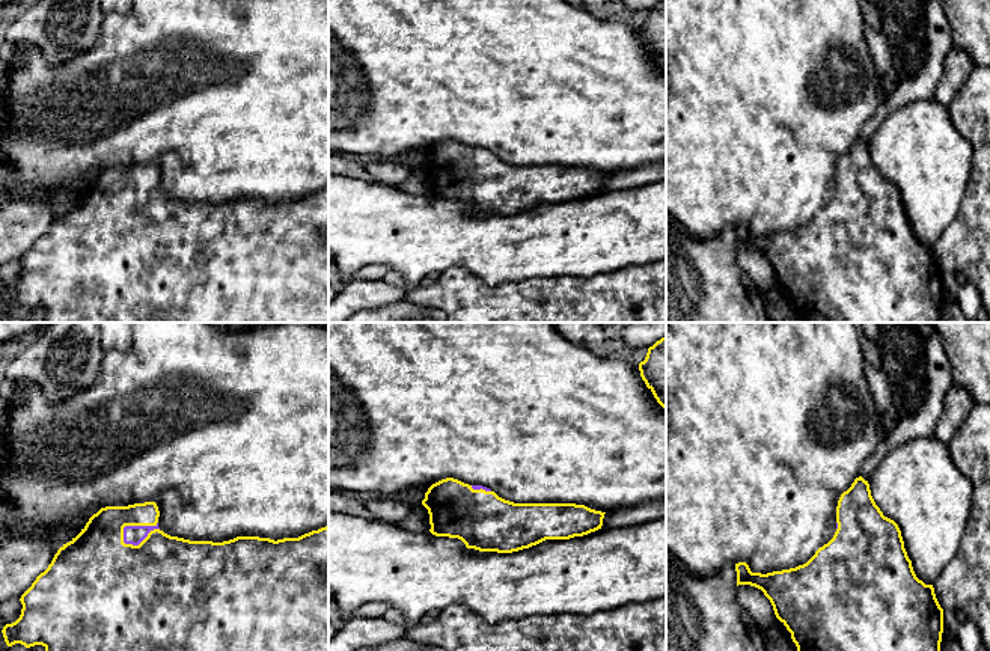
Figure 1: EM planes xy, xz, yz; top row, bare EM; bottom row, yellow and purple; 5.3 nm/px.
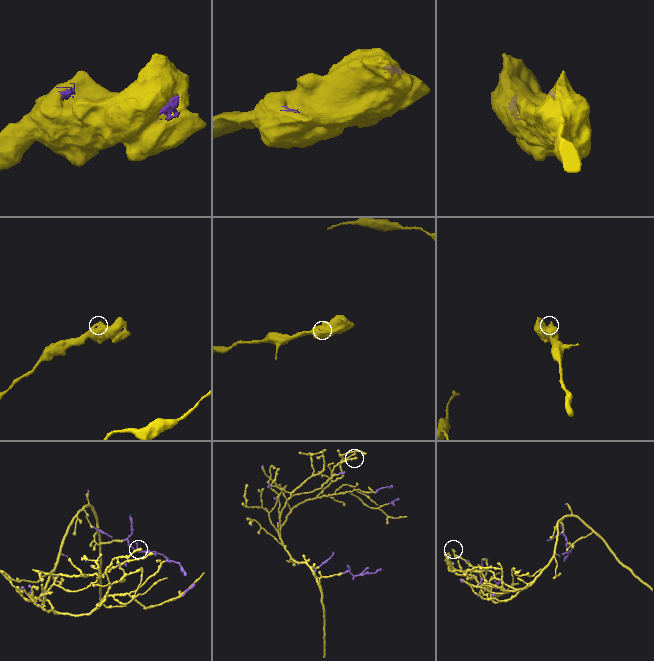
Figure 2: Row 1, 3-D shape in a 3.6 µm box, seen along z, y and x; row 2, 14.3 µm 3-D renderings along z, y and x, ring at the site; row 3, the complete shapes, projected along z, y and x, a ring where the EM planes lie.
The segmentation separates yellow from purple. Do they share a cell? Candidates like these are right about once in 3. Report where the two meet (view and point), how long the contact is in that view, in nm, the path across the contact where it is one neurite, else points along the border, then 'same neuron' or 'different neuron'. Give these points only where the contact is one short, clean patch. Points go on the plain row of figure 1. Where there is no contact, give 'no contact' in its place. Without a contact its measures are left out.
meets yellow in xy at (142, 204); contact 220 nm long; same neuron

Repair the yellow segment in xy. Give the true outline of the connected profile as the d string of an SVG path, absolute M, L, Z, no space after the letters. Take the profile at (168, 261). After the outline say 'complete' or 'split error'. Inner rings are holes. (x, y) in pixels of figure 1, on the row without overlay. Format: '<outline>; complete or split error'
M155 164L105 169L93 176L81 194L63 206L48 231L21 258L20 280L2 292L8 309L42 307L47 322L328 322L328 188L298 200L270 202L237 199L223 205L170 199L158 190Z; split error

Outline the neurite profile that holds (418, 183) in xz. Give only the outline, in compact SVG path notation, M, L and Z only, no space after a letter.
M420 164L414 166L410 178L399 184L398 188L417 196L429 194L431 187L428 172Z

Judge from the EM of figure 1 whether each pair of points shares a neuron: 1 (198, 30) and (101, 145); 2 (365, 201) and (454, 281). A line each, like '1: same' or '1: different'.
1: same
2: different

